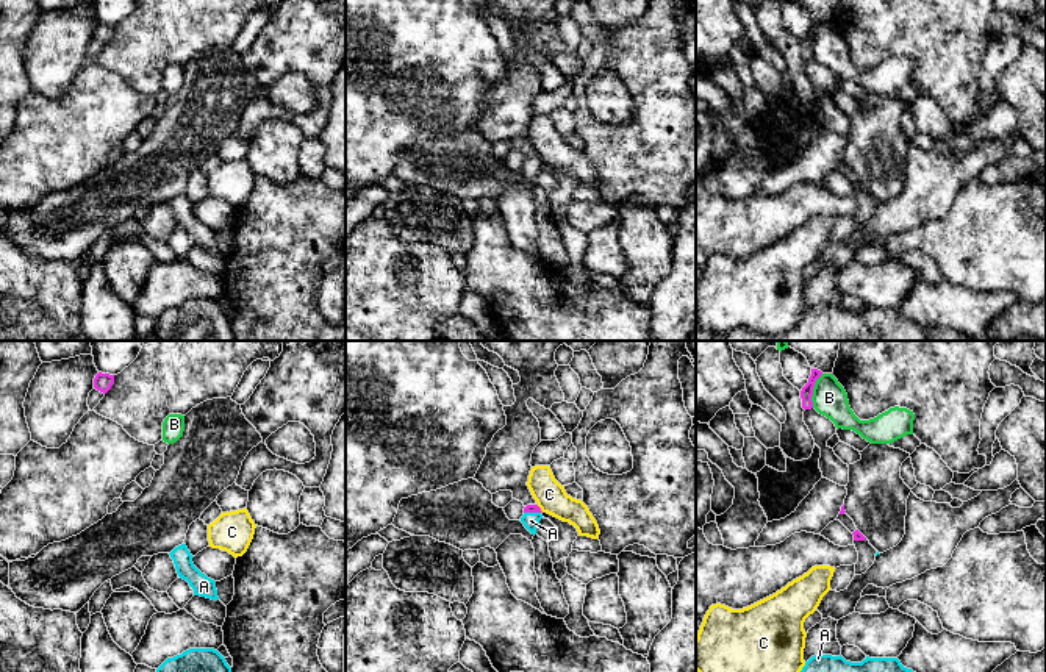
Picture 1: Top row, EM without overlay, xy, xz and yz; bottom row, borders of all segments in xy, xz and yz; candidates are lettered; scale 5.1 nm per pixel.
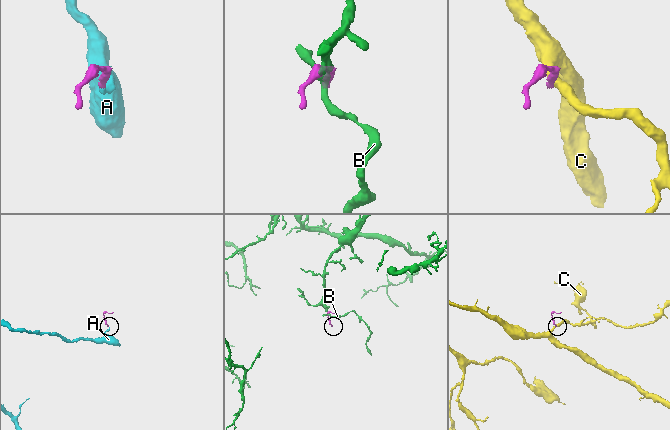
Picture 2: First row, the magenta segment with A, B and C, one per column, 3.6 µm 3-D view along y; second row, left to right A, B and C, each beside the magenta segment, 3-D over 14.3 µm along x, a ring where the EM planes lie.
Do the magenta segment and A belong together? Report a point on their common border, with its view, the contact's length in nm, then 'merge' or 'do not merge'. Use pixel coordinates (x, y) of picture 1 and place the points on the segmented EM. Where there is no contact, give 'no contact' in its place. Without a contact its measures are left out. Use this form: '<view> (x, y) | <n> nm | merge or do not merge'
xz (532, 511) | 90 nm | merge

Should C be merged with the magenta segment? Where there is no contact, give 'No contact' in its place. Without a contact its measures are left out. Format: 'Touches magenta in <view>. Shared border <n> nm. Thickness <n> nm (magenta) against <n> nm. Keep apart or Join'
Touches magenta in xz. Shared border 50 nm. Thickness 50 nm (magenta) against 160 nm. Keep apart

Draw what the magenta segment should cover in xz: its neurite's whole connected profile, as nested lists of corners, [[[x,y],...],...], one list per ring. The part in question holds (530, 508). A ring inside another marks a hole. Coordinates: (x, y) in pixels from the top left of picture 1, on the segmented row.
[[[527,505],[524,508],[524,516],[521,517],[521,522],[524,527],[532,533],[536,534],[536,528],[539,520],[543,519],[541,508],[538,505]]]

